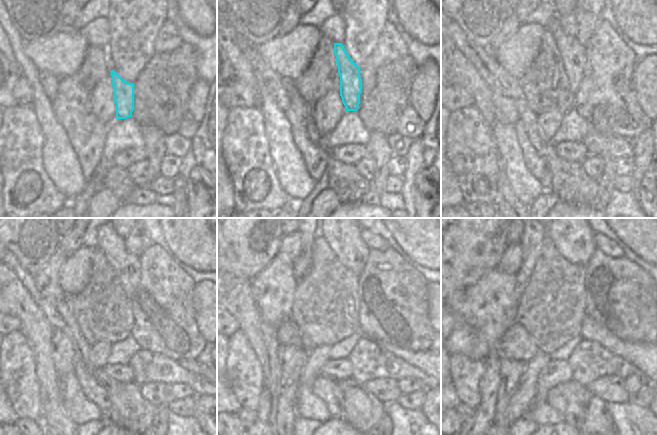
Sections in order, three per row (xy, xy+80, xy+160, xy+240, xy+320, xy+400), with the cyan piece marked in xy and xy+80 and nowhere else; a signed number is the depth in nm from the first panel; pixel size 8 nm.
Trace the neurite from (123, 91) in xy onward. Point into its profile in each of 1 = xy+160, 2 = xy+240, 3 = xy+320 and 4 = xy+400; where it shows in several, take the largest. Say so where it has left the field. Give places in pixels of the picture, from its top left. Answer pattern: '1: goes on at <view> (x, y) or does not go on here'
1: goes on at xy+160 (573, 54)
2: goes on at xy+240 (126, 265)
3: goes on at xy+320 (344, 238)
4: goes on at xy+400 (574, 239)

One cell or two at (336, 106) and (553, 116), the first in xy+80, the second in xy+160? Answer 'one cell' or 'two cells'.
one cell

